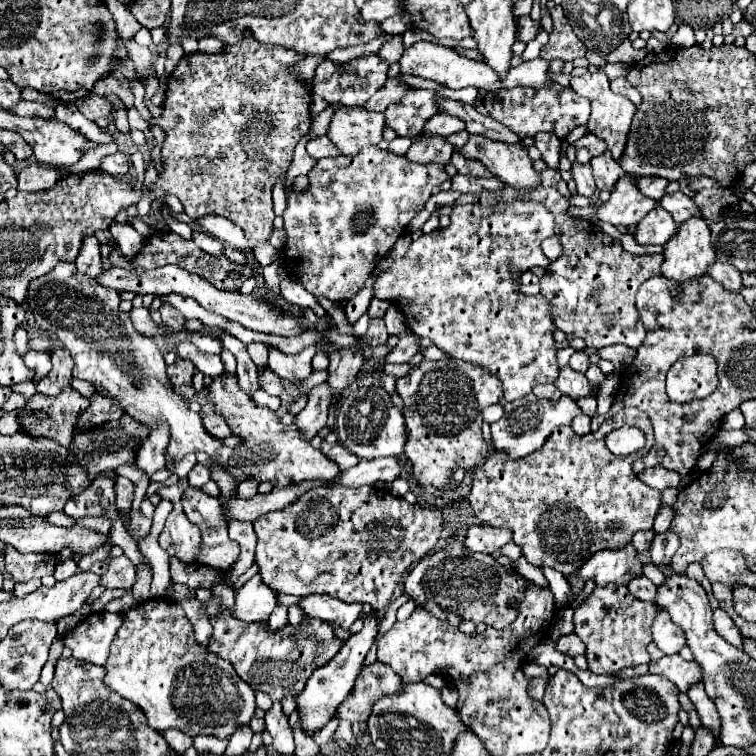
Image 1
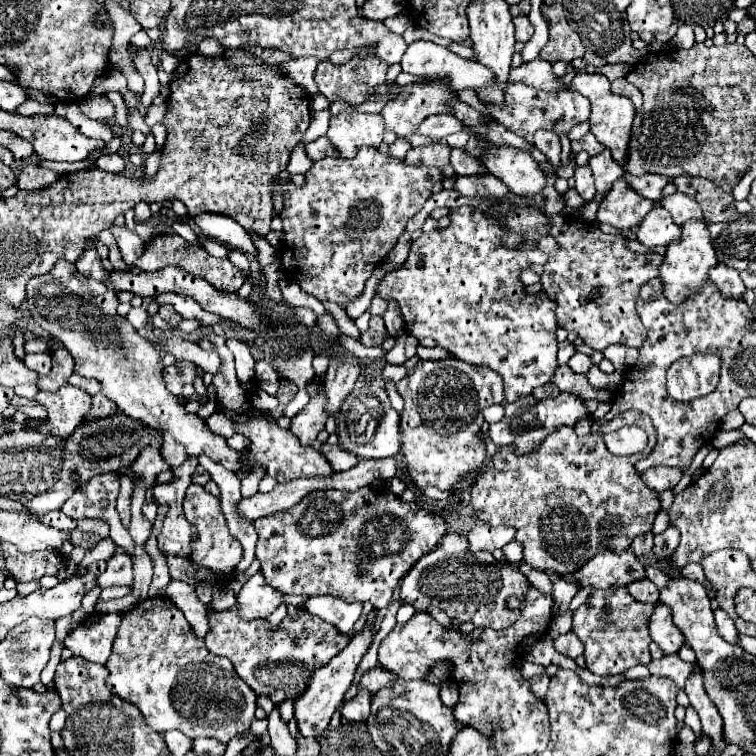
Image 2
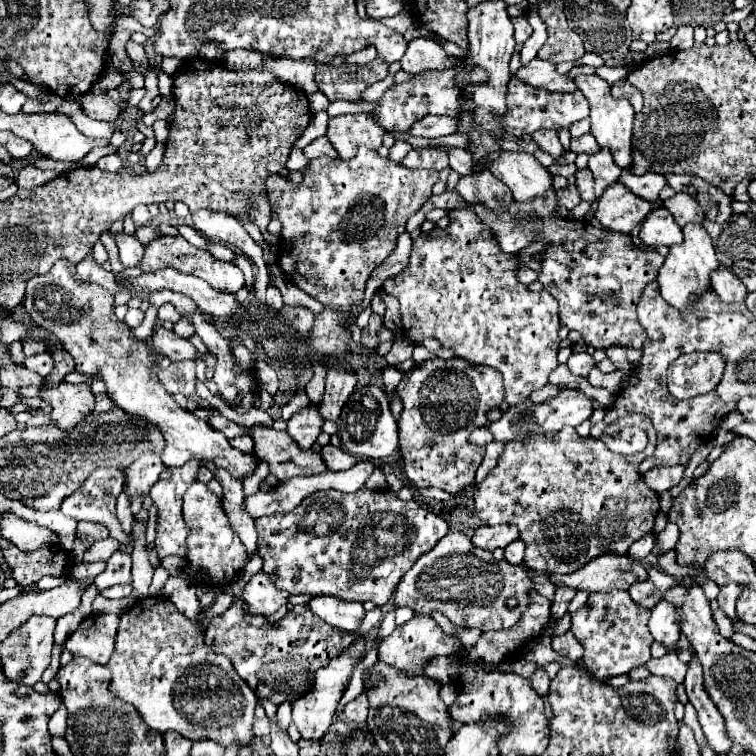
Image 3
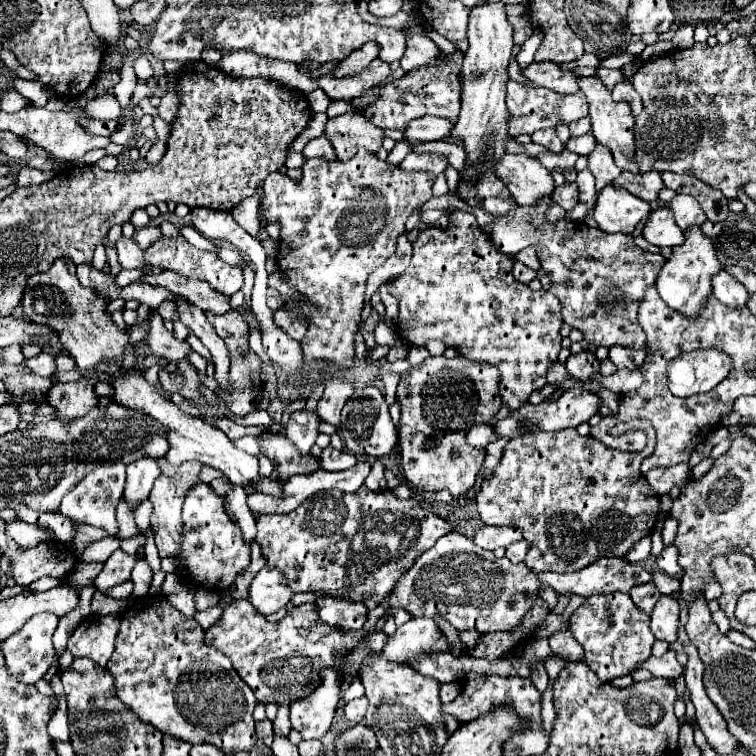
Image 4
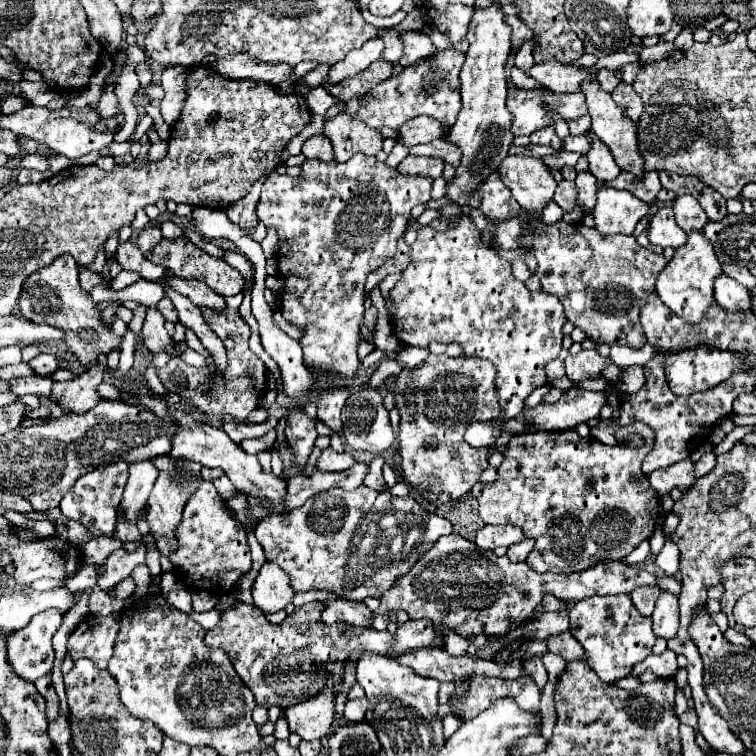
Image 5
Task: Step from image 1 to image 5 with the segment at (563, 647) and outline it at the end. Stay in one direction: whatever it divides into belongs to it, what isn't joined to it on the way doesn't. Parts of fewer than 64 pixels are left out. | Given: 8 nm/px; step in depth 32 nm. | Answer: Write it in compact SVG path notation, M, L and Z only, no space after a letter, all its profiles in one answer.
M562 632L558 636L550 636L546 642L548 642L548 650L552 654L562 656L566 662L580 660L584 656L584 648L578 644L578 640L570 632Z

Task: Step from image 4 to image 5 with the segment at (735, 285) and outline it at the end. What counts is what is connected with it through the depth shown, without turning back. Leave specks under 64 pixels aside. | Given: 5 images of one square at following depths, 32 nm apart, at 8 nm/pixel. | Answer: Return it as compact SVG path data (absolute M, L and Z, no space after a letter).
M720 274L714 280L714 292L716 292L716 300L720 306L730 308L730 312L746 312L748 308L748 300L750 300L750 292L738 284L736 280L732 280L726 274Z

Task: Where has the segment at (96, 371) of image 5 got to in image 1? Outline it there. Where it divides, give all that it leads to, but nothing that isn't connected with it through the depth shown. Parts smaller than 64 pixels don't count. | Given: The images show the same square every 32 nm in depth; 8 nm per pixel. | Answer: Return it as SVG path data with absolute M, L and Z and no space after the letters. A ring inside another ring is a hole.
M74 388L68 392L60 392L60 396L40 396L34 394L26 406L18 412L20 430L34 438L48 438L58 442L60 446L68 446L72 442L72 424L76 416L88 408L88 398L84 398ZM30 412L46 412L48 418L36 418Z

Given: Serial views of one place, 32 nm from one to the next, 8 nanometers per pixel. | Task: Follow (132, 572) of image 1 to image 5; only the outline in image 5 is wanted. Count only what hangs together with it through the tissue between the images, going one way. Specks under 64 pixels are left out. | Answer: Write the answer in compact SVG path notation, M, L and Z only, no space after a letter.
M124 548L114 550L106 564L104 564L104 572L98 576L98 586L106 592L110 586L116 586L118 582L122 582L126 576L130 576L130 572L144 562L146 558L146 550L138 548L136 552L126 552Z

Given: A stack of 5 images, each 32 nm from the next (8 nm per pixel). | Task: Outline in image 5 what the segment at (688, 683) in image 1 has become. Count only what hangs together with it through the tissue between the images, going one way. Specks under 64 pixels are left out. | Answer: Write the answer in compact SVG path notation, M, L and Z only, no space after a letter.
M666 650L666 652L660 654L660 656L650 654L648 660L636 664L636 668L632 670L632 676L638 676L638 674L650 670L650 672L654 672L654 674L660 676L660 678L674 678L676 672L678 672L678 668L680 668L680 666L678 666L678 662L676 662L676 654L674 654L672 650Z

